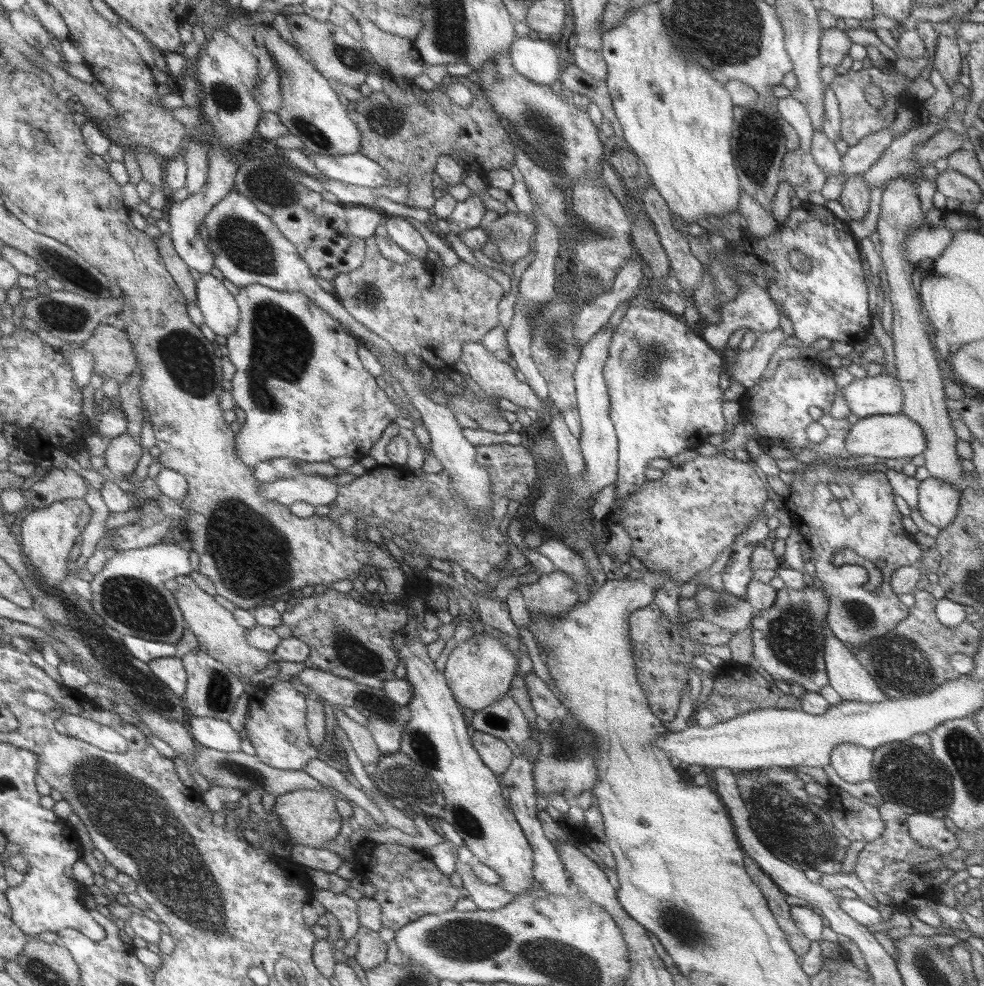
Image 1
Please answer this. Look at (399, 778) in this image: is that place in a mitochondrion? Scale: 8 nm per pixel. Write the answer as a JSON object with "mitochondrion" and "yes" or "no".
{"mitochondrion":"yes"}

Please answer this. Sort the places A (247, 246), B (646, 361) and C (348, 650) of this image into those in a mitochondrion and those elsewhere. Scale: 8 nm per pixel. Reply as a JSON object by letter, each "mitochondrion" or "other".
{"A":"mitochondrion","B":"mitochondrion","C":"mitochondrion"}

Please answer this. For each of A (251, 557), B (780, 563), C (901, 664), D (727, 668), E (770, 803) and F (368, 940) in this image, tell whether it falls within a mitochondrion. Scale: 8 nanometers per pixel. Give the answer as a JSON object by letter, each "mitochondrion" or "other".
{"A":"mitochondrion","B":"other","C":"mitochondrion","D":"other","E":"mitochondrion","F":"other"}

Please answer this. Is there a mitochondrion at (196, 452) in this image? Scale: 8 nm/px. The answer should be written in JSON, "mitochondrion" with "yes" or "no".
{"mitochondrion":"no"}

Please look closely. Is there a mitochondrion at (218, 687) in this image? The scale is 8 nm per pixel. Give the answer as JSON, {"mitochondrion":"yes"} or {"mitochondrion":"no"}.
{"mitochondrion":"yes"}

